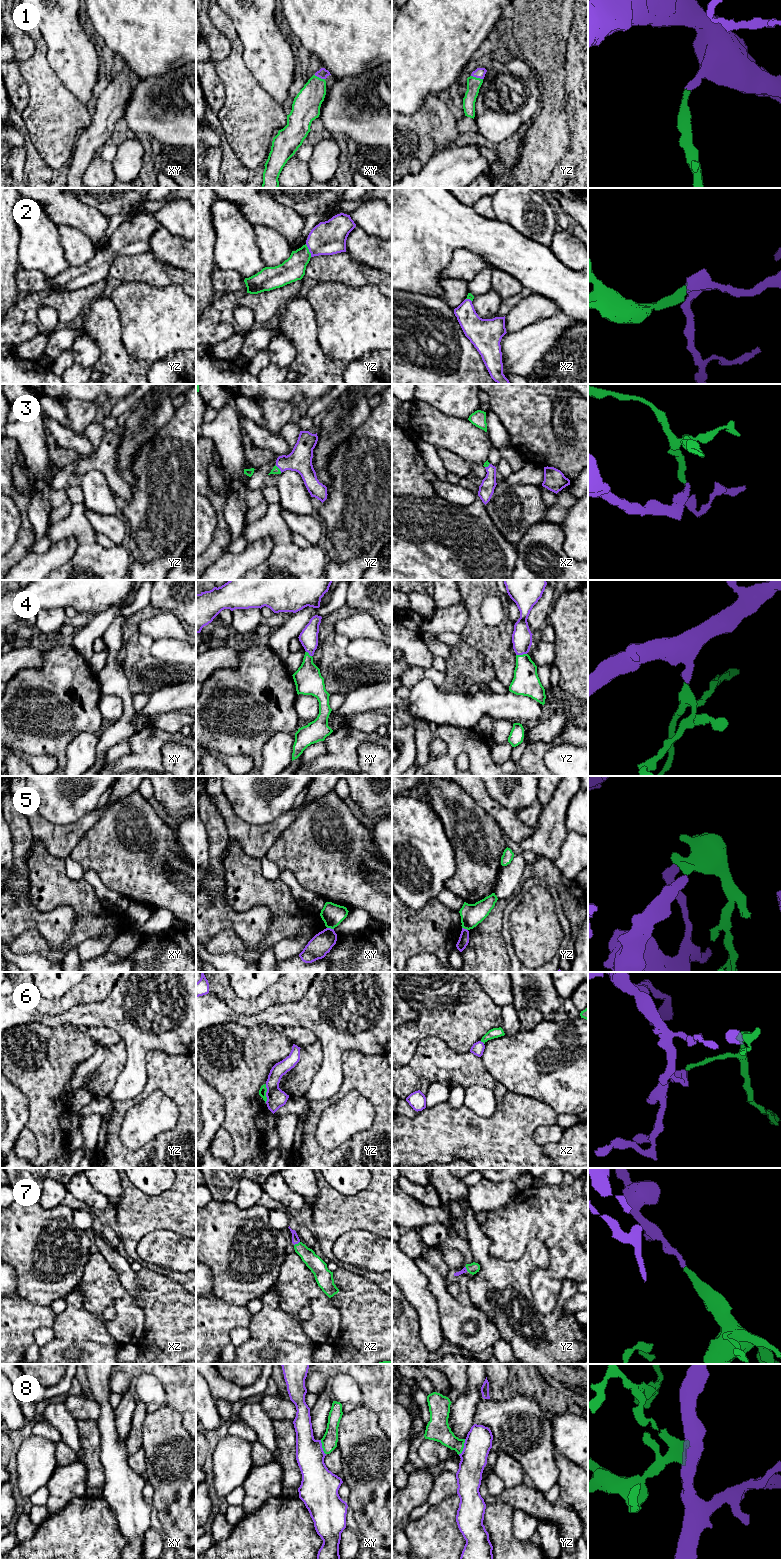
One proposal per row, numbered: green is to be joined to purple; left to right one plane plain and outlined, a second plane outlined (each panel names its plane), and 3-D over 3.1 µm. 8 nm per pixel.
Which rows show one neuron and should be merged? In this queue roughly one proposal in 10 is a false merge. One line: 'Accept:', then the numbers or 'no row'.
Accept: 1, 2, 3, 4, 7, 8

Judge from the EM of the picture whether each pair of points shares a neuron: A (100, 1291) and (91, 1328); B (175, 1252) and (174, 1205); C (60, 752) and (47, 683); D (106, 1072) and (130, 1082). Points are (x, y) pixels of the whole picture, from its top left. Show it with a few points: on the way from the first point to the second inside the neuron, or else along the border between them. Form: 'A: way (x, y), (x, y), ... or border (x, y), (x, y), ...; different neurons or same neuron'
A: border (81, 1294), (83, 1305), (100, 1318); different neurons
B: border (152, 1231), (171, 1230), (185, 1237); different neurons
C: way (56, 735), (55, 700); same neuron
D: border (127, 1055), (125, 1067), (108, 1095); different neurons

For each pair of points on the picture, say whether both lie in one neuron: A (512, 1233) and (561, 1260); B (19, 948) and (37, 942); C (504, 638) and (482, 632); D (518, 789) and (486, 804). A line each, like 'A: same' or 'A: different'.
A: same
B: same
C: same
D: different

